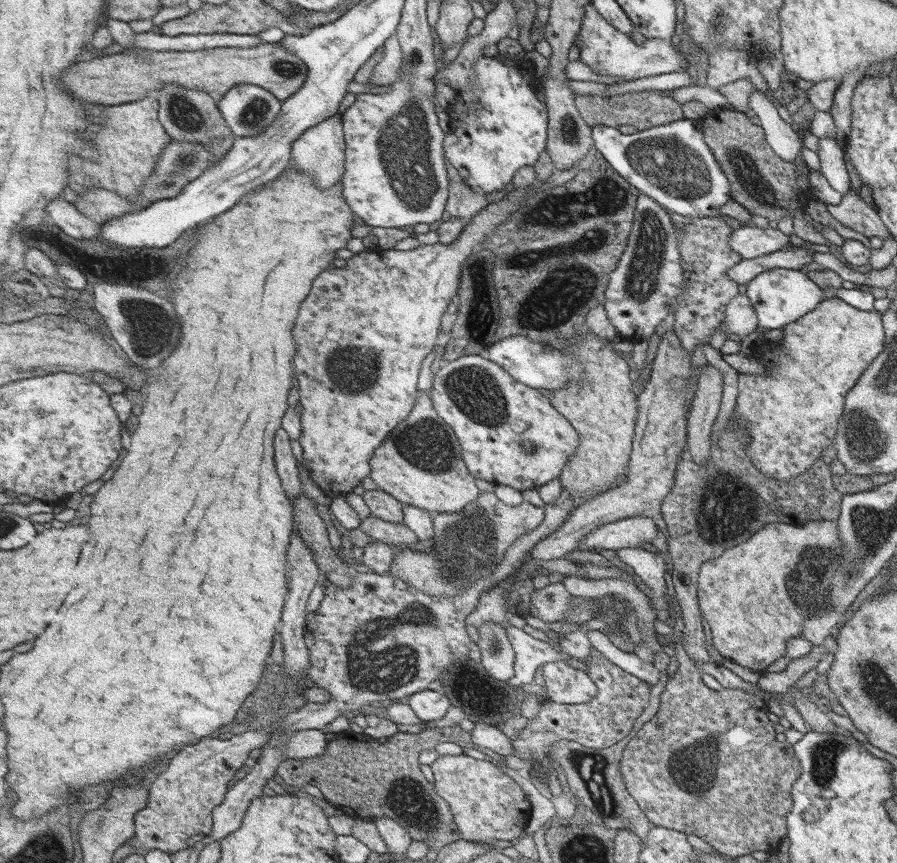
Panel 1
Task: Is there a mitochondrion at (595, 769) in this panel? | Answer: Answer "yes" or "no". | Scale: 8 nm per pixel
yes

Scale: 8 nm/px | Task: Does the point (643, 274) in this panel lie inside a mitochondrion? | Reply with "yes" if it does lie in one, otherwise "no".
yes

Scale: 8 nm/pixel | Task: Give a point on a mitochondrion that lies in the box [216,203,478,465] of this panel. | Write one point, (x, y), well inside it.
(349, 368)

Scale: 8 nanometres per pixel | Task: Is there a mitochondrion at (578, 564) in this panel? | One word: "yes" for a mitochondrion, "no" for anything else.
no

